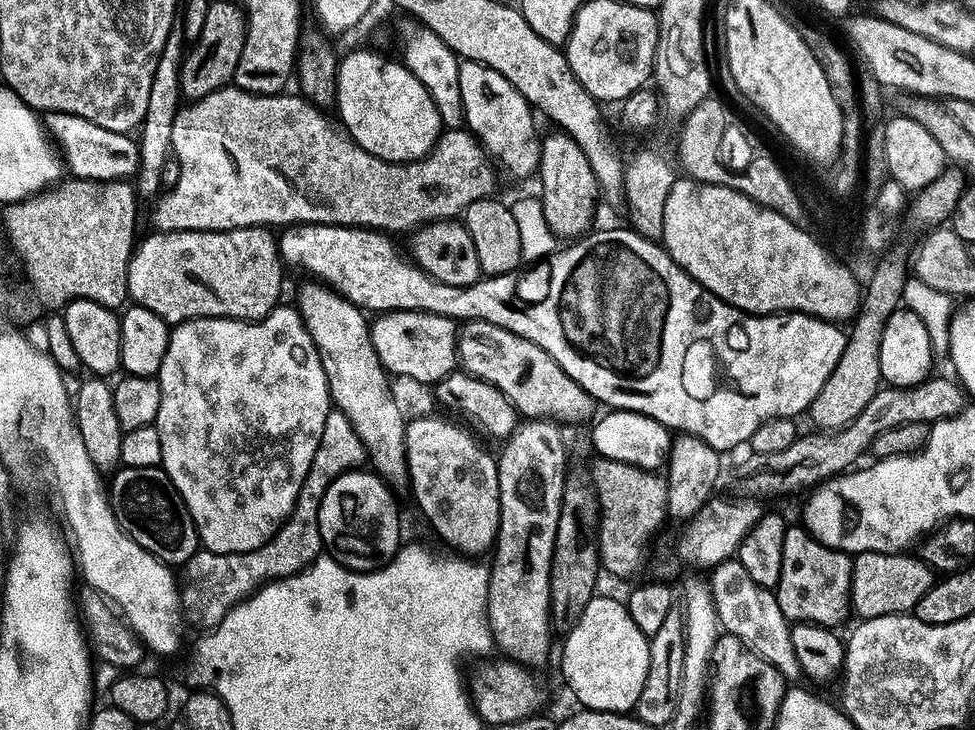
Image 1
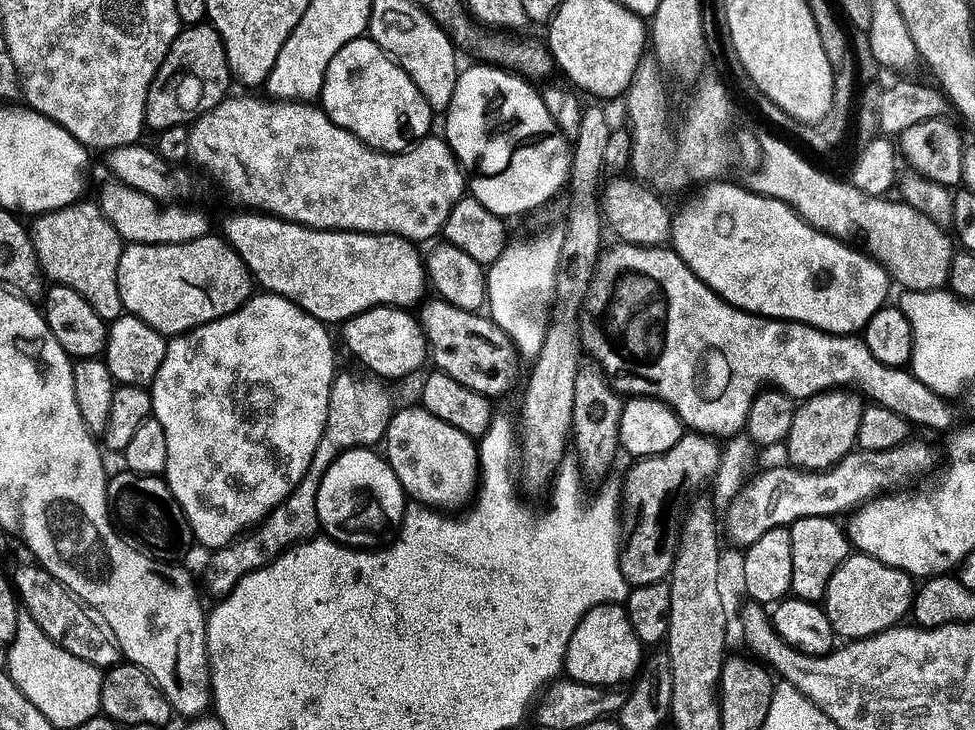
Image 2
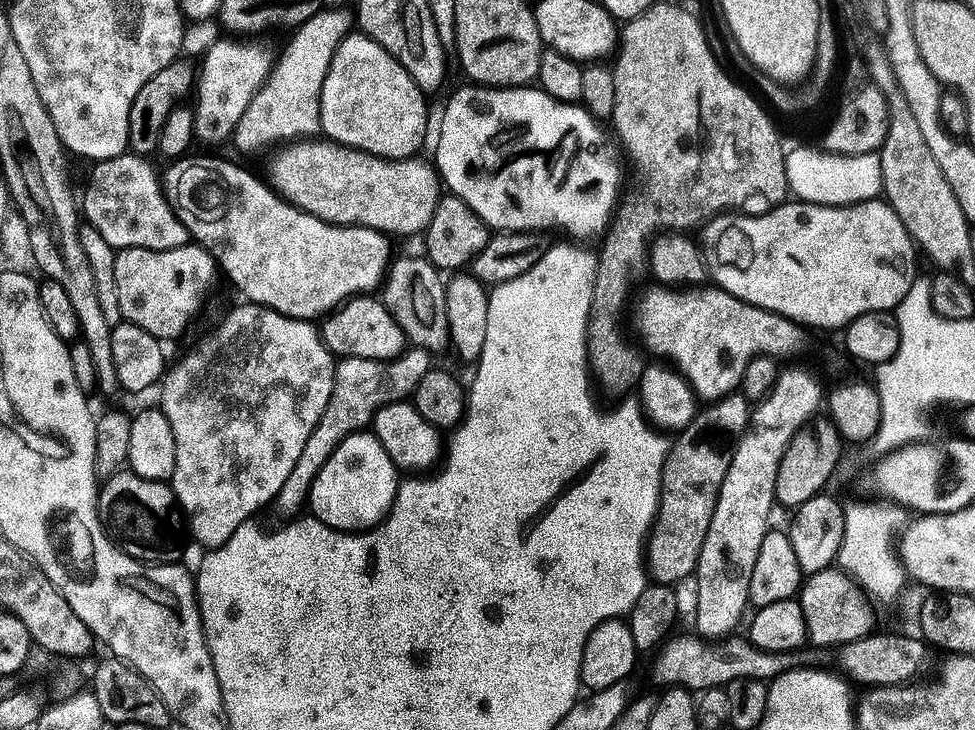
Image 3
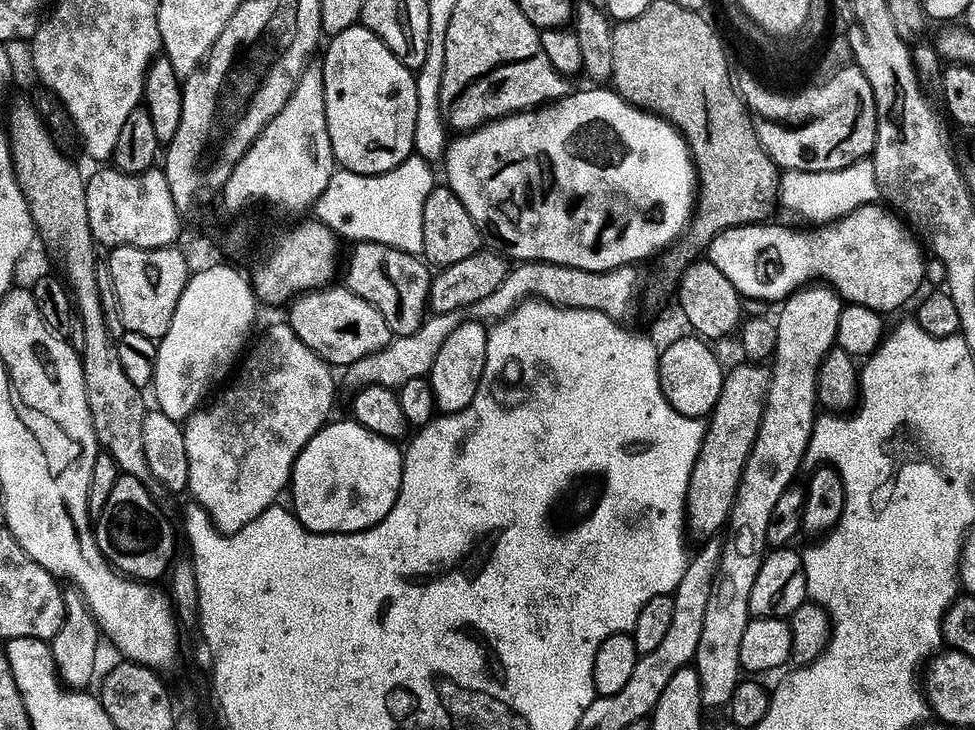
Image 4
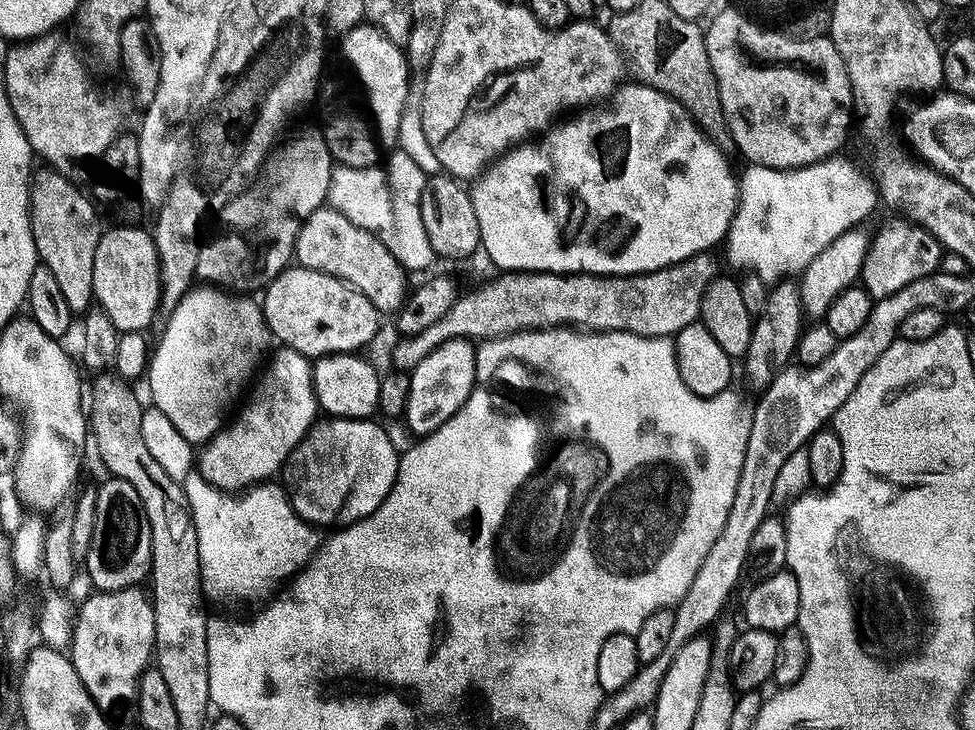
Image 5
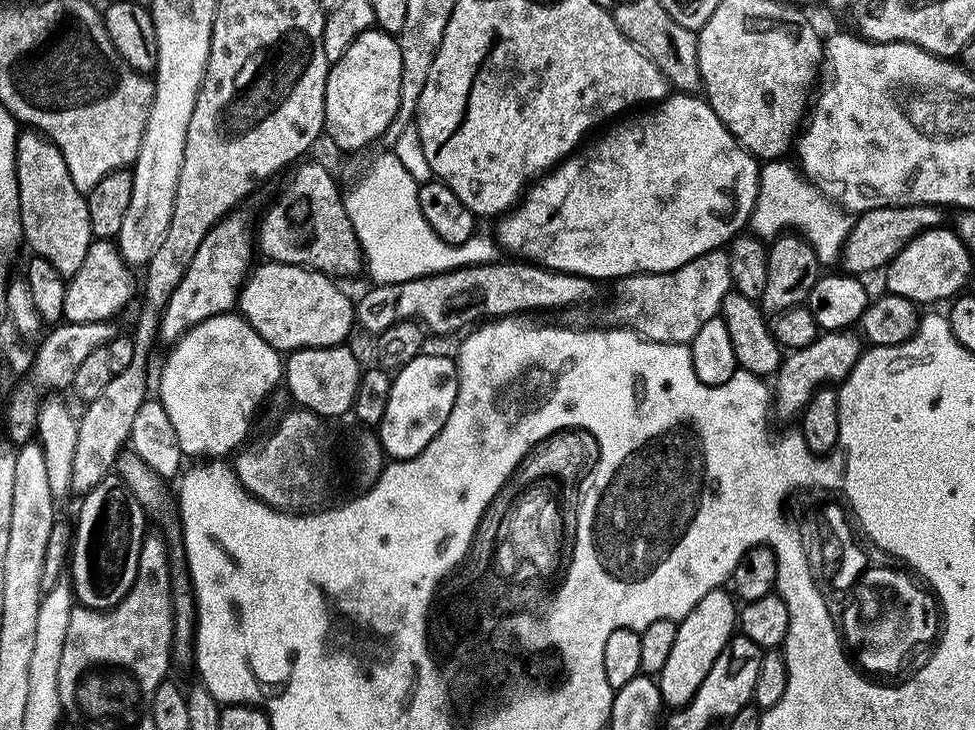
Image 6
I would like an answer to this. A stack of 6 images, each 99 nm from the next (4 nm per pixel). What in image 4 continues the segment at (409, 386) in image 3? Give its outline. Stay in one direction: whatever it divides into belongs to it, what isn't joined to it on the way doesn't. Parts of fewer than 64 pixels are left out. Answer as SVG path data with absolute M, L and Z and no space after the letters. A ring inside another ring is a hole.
M446 313L444 316L433 315L431 318L425 319L424 325L414 334L397 336L385 349L348 366L346 374L348 374L349 386L352 387L352 390L370 386L399 390L402 386L406 386L406 382L431 377L432 367L438 358L438 350L442 350L442 346L446 346L446 338L450 338L450 334L454 334L456 327L458 327L457 313Z

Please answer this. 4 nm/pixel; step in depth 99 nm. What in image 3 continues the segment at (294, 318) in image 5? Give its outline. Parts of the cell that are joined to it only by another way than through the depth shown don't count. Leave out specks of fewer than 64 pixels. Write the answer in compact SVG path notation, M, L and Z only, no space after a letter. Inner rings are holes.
M374 296L357 297L343 305L341 309L327 317L322 324L324 345L335 357L366 358L368 361L392 361L407 351L408 343L405 332L400 331L400 344L394 350L394 342L398 340L396 330L401 330L393 315L386 310L383 301Z

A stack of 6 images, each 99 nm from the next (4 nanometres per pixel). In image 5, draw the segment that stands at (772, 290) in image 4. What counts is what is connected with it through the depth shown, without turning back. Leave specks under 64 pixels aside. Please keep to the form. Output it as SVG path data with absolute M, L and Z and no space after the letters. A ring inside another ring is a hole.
M911 222L899 223L888 224L872 236L872 249L864 262L862 284L876 302L898 294L919 279L939 273L942 268L942 249L936 239L925 228L918 228Z

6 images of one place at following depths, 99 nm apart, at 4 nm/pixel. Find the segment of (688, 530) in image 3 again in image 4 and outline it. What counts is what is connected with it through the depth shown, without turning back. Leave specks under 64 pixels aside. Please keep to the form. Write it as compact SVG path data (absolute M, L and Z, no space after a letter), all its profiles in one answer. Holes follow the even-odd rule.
M751 362L743 363L725 375L722 398L718 398L718 406L712 411L710 427L704 433L704 445L690 482L688 523L691 535L696 535L700 542L719 537L731 521L732 508L736 504L736 495L748 459L752 457L752 447L758 438L770 394L771 367Z

